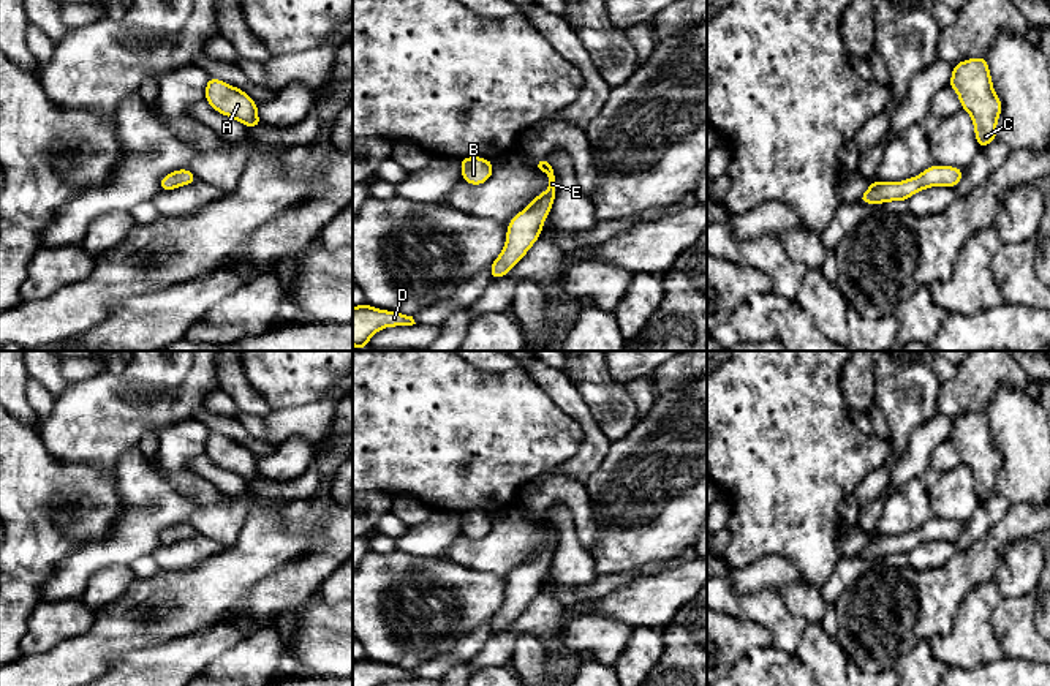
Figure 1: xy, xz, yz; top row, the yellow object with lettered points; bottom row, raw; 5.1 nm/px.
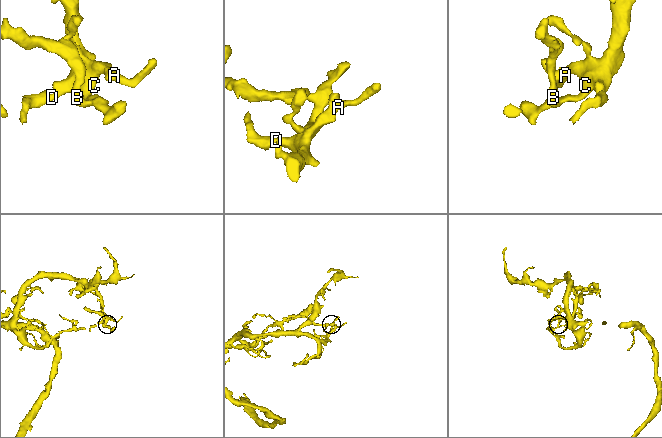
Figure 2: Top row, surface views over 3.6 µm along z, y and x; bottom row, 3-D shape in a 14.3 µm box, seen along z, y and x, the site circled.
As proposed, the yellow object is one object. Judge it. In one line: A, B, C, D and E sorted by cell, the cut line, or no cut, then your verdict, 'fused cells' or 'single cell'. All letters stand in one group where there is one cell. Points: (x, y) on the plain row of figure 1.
groups A B C D E; cut none; single cell

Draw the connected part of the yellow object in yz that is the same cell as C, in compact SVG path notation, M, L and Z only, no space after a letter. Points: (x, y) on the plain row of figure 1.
M985 411L955 417L949 439L957 446L961 463L973 473L979 503L987 501L998 492L996 479L1003 457L995 447Z

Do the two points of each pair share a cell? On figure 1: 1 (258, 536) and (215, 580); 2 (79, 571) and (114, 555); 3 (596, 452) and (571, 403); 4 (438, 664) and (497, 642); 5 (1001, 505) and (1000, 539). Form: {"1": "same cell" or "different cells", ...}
{"1": "same cell", "2": "same cell", "3": "same cell", "4": "different cells", "5": "different cells"}

